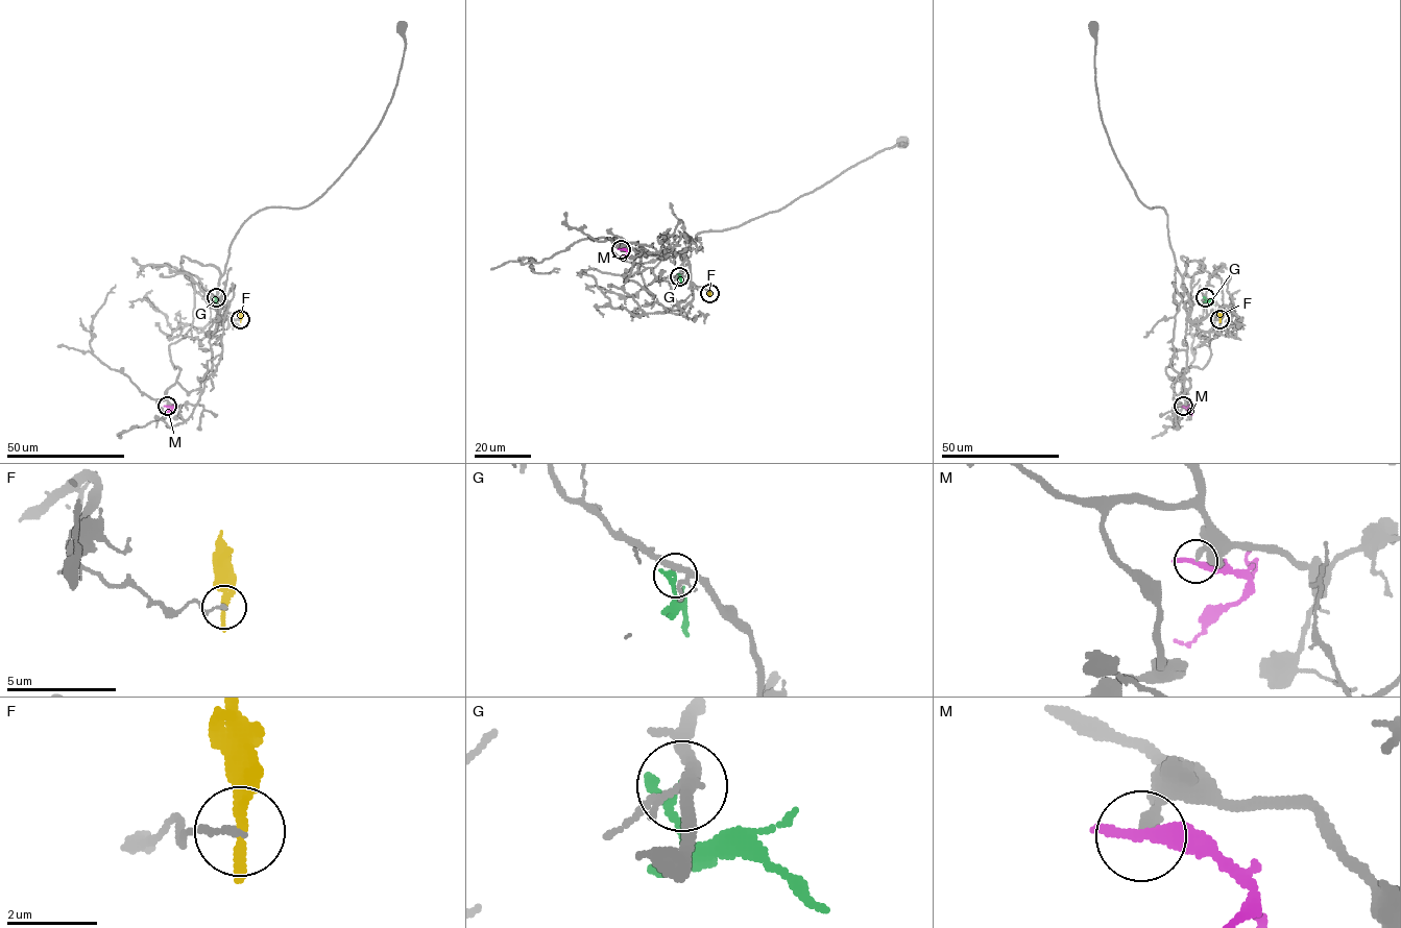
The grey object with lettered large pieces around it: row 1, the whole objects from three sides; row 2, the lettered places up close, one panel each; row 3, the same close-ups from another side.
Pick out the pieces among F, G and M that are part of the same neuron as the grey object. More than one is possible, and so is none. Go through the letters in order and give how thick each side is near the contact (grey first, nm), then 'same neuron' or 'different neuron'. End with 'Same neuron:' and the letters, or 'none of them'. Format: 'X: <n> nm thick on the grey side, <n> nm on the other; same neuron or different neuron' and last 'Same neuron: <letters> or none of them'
F: 160 nm thick on the grey side, 320 nm on the other; different neuron
G: 200 nm thick on the grey side, 260 nm on the other; different neuron
M: 260 nm thick on the grey side, 400 nm on the other; different neuron
Same neuron: none of them

